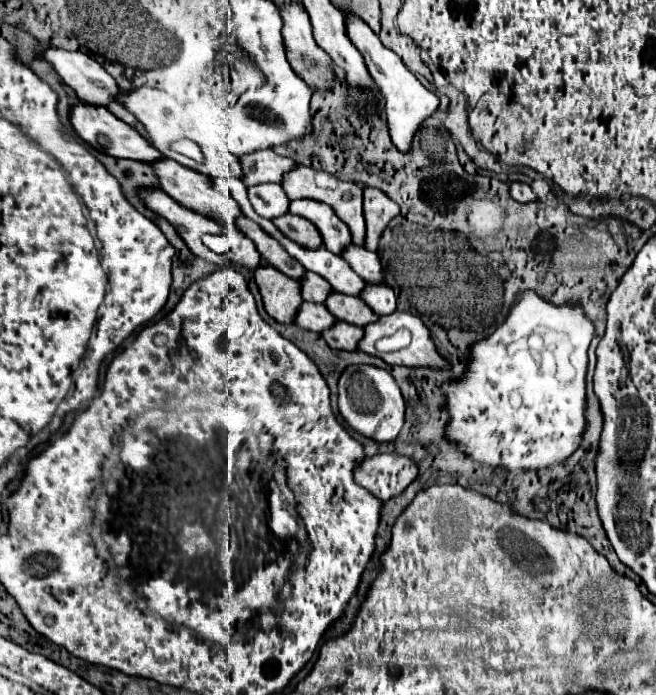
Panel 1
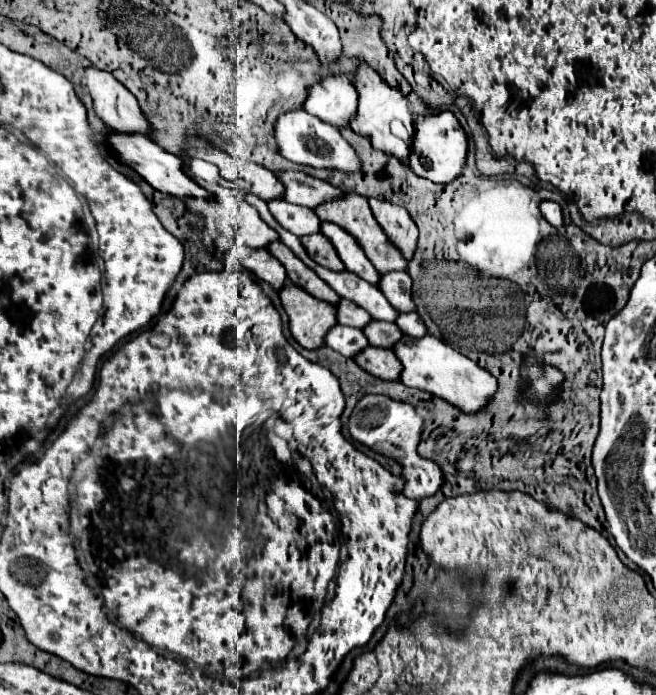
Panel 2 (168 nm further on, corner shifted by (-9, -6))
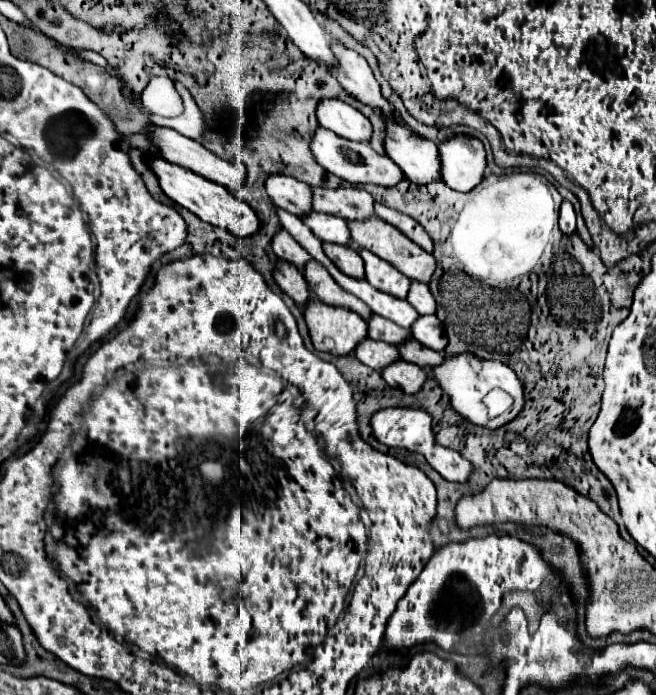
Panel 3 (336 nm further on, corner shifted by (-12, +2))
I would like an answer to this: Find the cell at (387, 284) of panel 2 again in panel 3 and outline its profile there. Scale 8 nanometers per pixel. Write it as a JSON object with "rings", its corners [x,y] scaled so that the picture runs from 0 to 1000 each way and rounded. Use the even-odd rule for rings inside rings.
{"rings":[[[628,404],[622,430],[619,430],[640,453],[662,453],[665,450],[665,433],[652,416],[652,410],[640,404]]]}

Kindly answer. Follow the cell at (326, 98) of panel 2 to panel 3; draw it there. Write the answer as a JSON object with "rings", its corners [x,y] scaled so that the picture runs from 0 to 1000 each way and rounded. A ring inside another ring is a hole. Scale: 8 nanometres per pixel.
{"rings":[[[494,142],[485,151],[485,174],[494,186],[530,203],[564,206],[567,200],[567,177],[546,157],[515,142]]]}

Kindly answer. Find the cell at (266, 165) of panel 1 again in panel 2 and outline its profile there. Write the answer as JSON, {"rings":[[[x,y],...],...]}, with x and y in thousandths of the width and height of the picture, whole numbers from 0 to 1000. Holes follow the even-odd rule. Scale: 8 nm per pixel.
{"rings":[[[434,246],[422,249],[422,258],[434,266],[434,289],[465,295],[471,301],[480,301],[492,289],[505,289],[511,283],[520,283],[523,275],[502,266],[492,258],[465,252],[459,246]]]}

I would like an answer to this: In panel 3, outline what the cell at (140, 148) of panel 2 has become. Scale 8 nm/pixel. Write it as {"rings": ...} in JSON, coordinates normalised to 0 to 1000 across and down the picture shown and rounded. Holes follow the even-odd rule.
{"rings":[[[232,226],[232,235],[226,235],[232,240],[232,246],[238,249],[238,255],[244,258],[244,269],[250,275],[253,283],[259,283],[268,295],[293,304],[296,309],[302,309],[308,318],[326,324],[326,327],[335,327],[335,329],[345,329],[351,335],[357,335],[360,341],[369,341],[369,344],[378,344],[384,338],[393,335],[396,329],[396,315],[393,309],[387,306],[387,301],[366,289],[354,275],[348,275],[345,269],[326,263],[326,260],[317,260],[274,237],[265,237],[253,229],[244,229],[244,226]]]}

